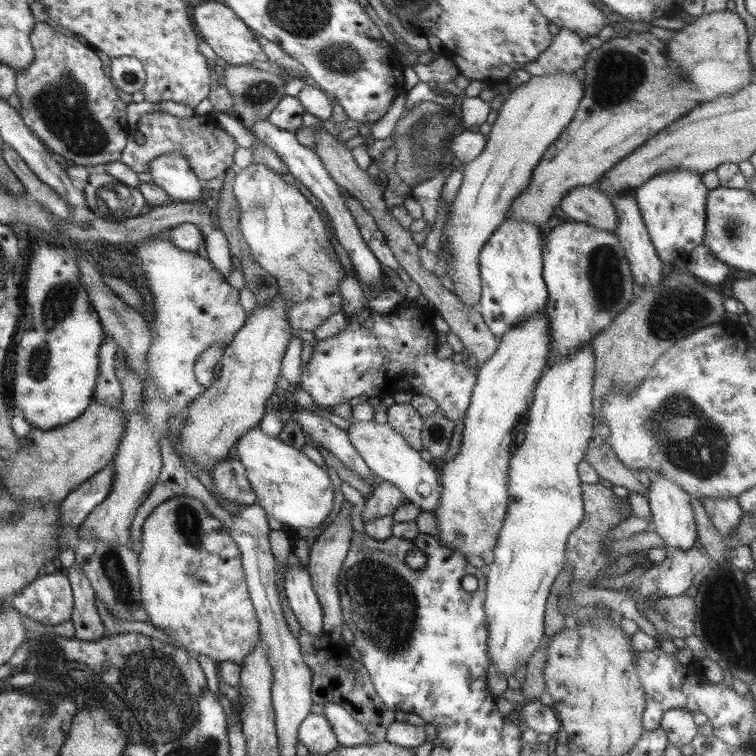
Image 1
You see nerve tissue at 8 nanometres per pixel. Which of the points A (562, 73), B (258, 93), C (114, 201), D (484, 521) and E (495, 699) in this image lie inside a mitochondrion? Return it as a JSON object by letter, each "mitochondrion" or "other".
{"A":"other","B":"mitochondrion","C":"mitochondrion","D":"mitochondrion","E":"other"}

